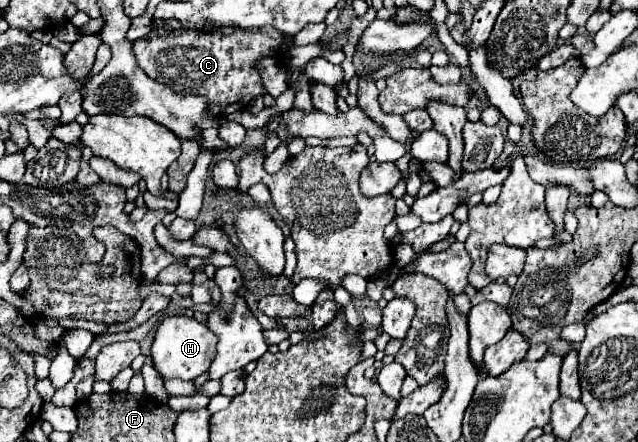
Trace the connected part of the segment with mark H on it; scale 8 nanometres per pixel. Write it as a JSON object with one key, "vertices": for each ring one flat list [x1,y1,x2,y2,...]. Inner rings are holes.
{"vertices":[[174,314,158,324,154,344,150,348,150,356,154,368,164,380,172,380,172,378,194,380,200,374,208,372,208,366,214,358,214,346,216,346,216,336,208,330,206,324,184,314]]}

